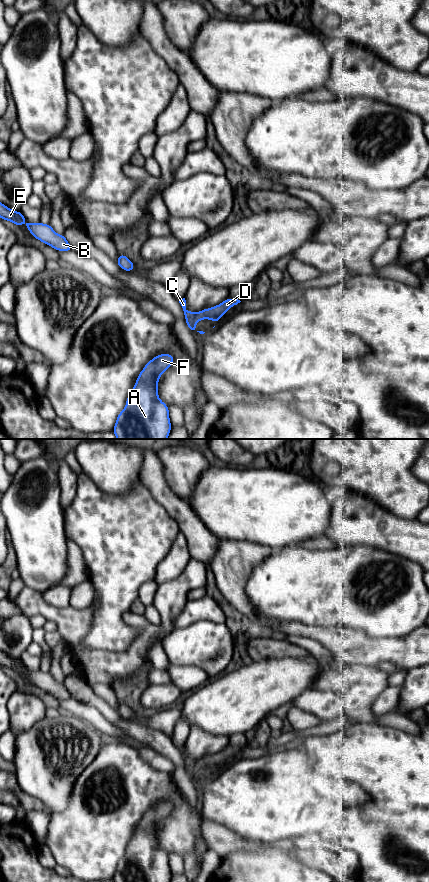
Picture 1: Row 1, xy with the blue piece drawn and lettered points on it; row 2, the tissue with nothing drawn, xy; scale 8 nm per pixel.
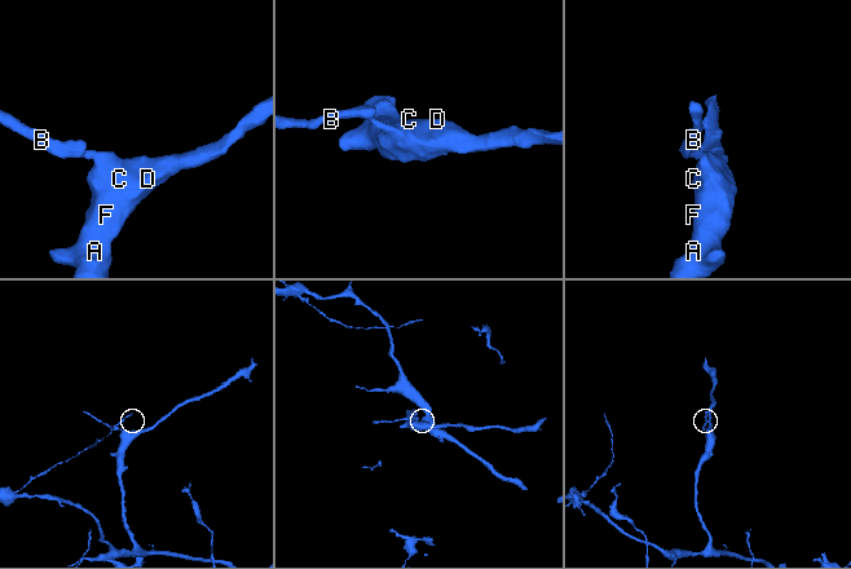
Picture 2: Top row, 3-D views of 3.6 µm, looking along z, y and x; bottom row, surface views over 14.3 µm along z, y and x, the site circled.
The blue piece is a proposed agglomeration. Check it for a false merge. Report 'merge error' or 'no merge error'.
no merge error

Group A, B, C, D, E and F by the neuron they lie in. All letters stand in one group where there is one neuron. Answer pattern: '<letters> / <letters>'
A B C D E F

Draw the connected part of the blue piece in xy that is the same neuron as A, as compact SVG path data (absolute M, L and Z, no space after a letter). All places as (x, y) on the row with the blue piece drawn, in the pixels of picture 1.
M170 353L157 355L139 373L112 430L117 439L168 438L172 428L169 407L158 396L158 381L173 360Z

